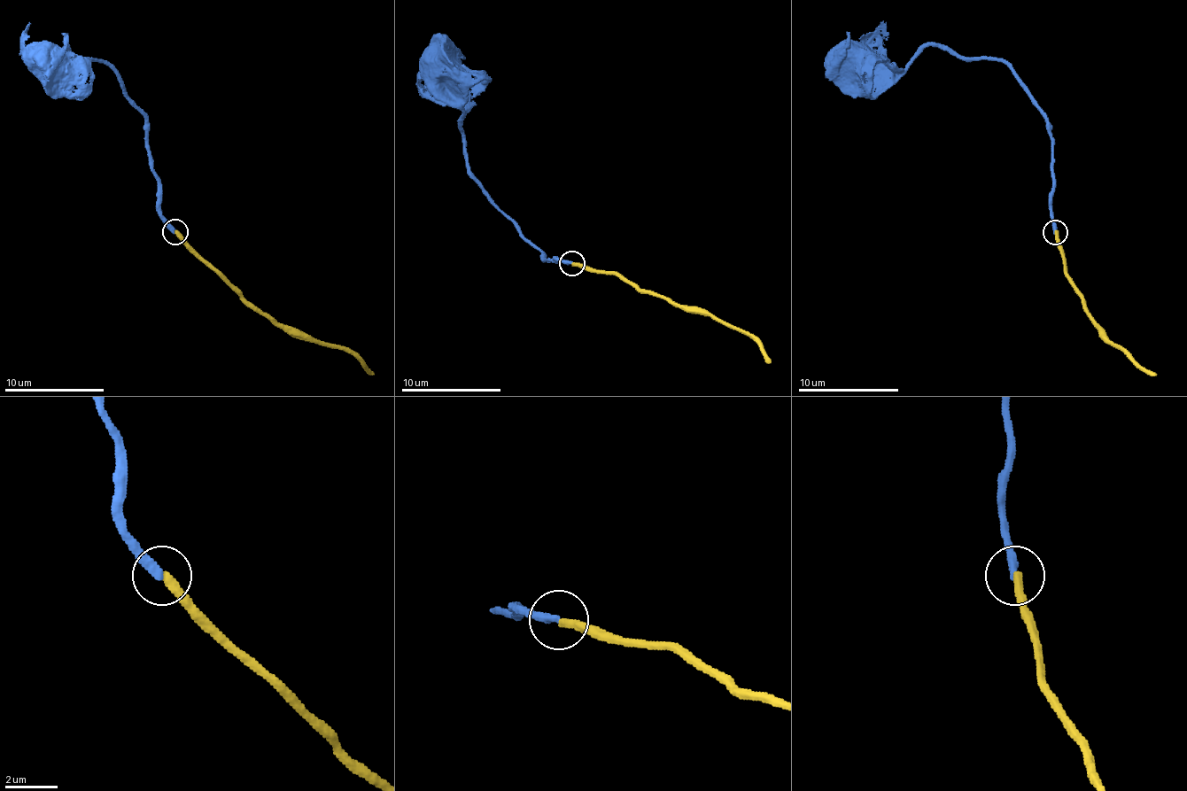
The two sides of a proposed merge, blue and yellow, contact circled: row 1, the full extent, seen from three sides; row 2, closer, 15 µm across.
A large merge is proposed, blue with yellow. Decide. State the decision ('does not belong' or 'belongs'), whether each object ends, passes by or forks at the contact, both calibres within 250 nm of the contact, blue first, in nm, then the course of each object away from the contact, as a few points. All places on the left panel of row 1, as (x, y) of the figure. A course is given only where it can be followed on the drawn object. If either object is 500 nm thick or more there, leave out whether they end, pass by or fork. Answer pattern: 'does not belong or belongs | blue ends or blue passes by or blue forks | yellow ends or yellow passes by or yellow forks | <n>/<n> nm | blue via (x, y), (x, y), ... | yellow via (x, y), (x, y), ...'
belongs | blue ends | yellow ends | 360/360 nm | blue via (174, 231), (159, 208), (147, 116), (107, 64), (74, 58), (67, 46), (67, 72), (42, 69), (42, 58) | yellow via (174, 231), (244, 298), (284, 326), (346, 348), (374, 373)

